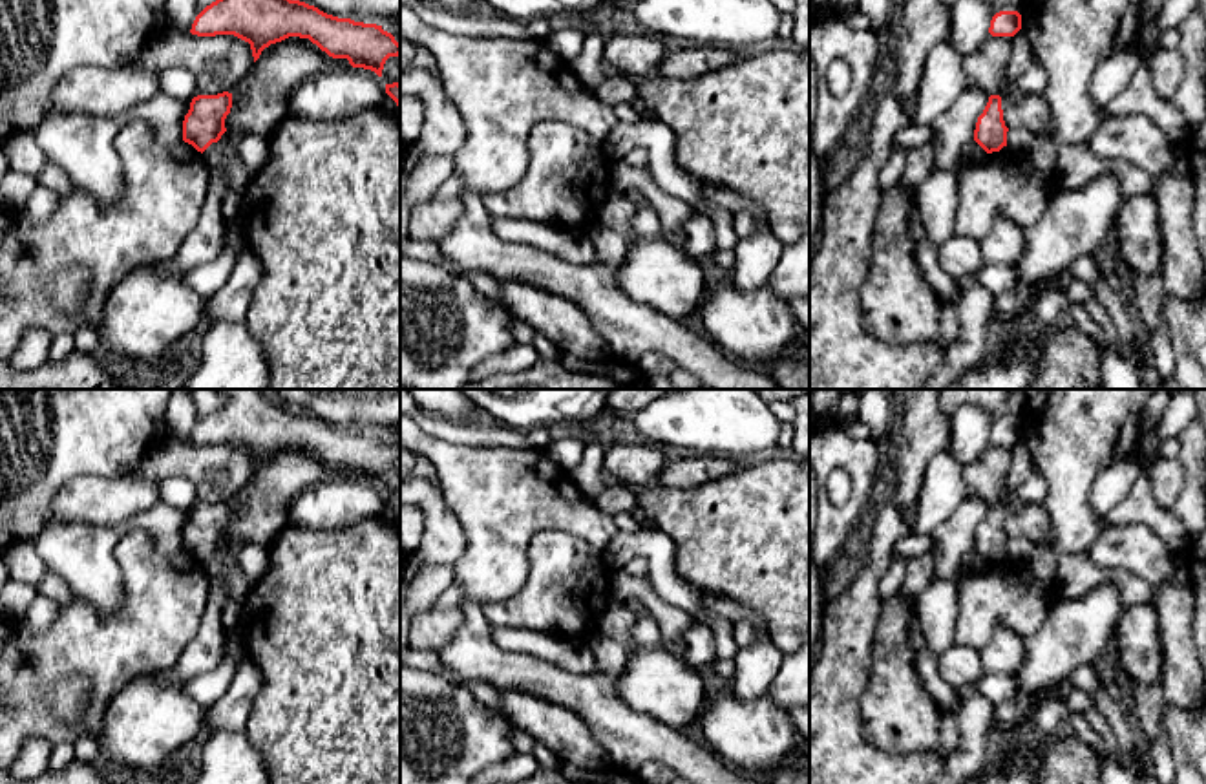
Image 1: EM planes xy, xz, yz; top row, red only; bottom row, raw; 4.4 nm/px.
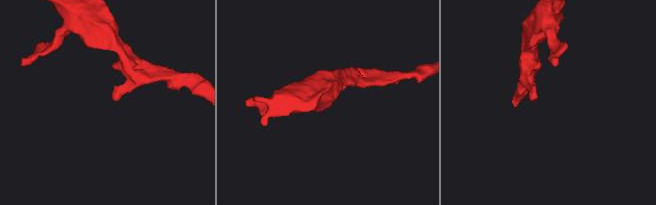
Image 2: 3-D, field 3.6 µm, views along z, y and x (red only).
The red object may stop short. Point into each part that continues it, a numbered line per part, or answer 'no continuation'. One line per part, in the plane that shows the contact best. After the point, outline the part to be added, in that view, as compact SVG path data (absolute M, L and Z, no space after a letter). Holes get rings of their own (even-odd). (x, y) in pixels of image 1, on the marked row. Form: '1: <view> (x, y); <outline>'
no continuation

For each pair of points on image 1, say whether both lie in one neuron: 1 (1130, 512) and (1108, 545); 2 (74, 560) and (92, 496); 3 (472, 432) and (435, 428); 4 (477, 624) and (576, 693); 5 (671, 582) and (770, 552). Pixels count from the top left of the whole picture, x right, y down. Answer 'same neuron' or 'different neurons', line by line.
1: different neurons
2: different neurons
3: same neuron
4: same neuron
5: different neurons

